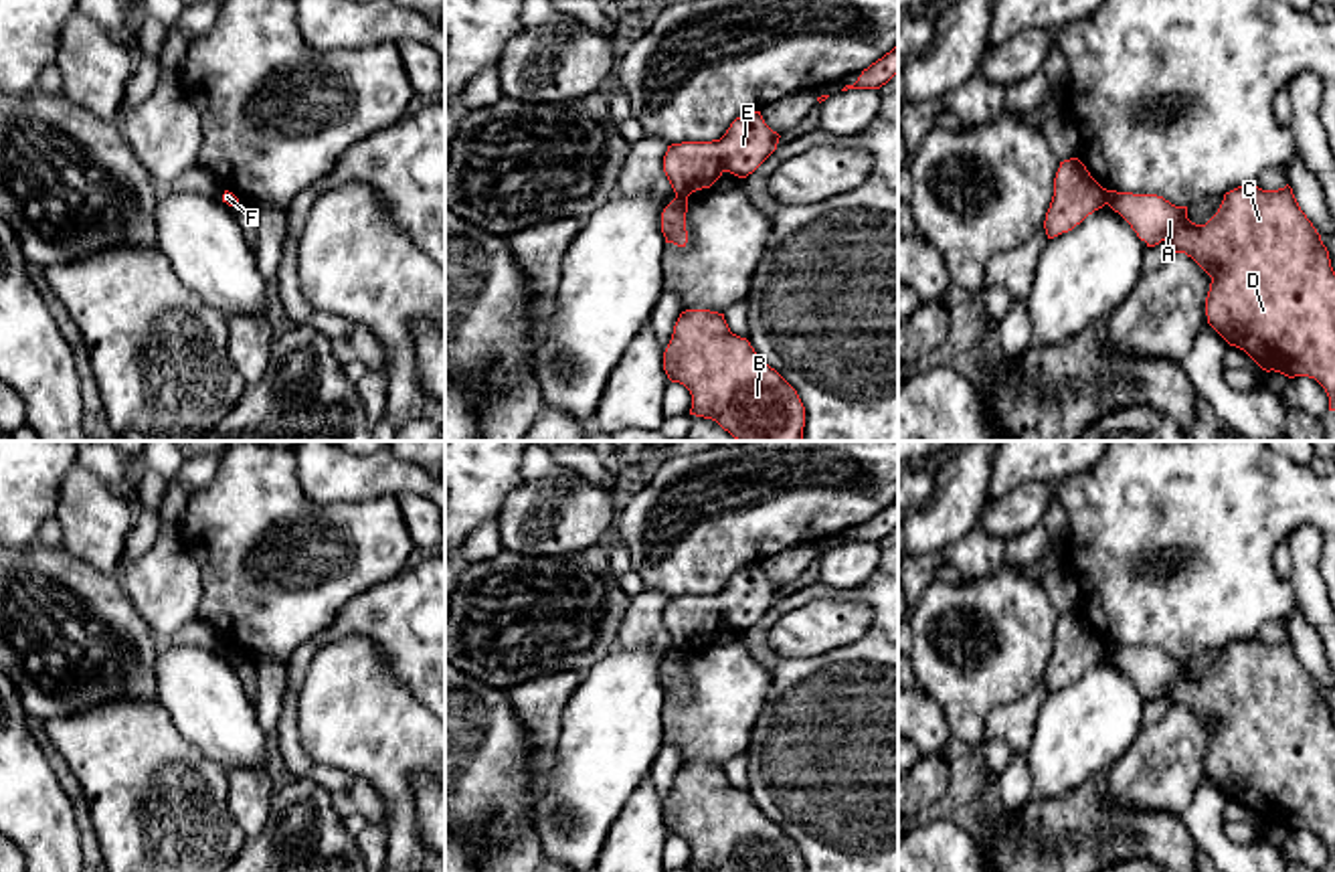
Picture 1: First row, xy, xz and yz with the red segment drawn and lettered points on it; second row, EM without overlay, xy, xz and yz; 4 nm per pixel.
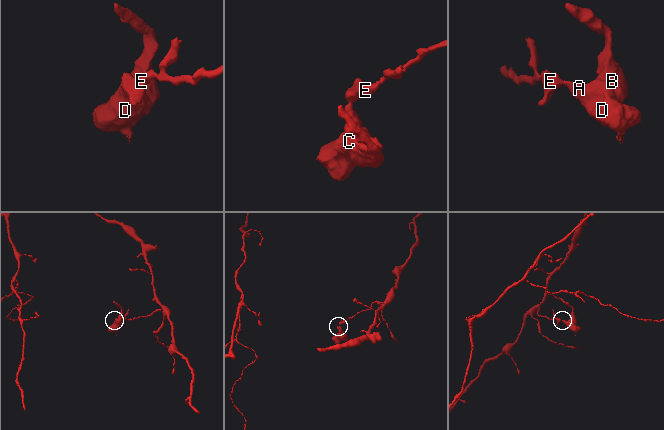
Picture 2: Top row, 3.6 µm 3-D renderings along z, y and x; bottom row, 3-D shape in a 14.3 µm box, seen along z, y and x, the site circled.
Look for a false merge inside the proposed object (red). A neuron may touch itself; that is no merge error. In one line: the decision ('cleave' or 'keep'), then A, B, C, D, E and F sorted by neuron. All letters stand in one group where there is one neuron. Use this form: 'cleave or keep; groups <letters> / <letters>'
cleave; groups A B C D F / E

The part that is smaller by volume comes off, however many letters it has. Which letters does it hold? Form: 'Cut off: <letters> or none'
Cut off: A, B, C, D, F

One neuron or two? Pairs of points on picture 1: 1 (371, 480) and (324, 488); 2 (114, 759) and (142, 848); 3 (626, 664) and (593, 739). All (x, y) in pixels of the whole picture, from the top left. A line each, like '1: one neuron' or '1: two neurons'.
1: one neuron
2: one neuron
3: one neuron

